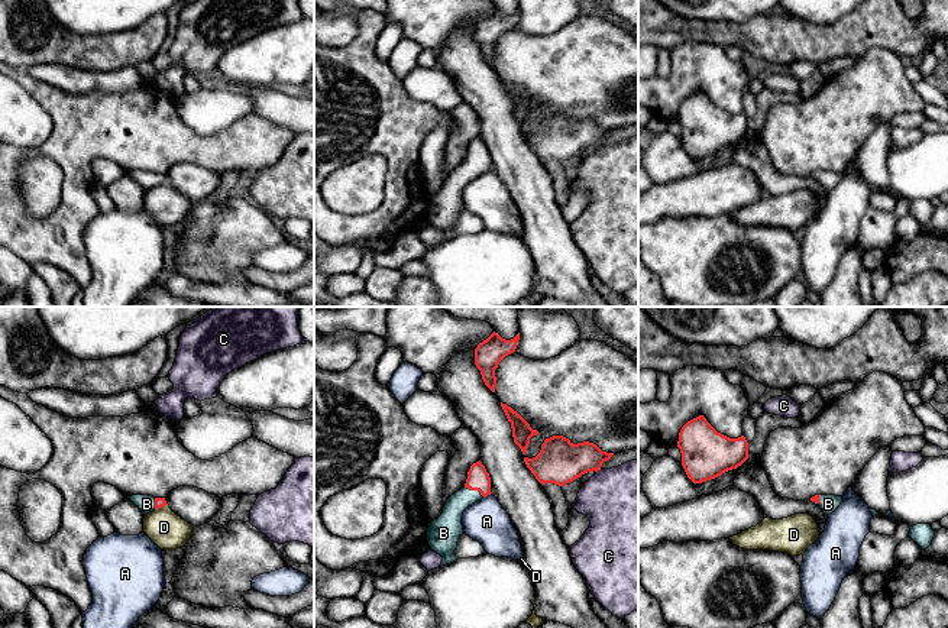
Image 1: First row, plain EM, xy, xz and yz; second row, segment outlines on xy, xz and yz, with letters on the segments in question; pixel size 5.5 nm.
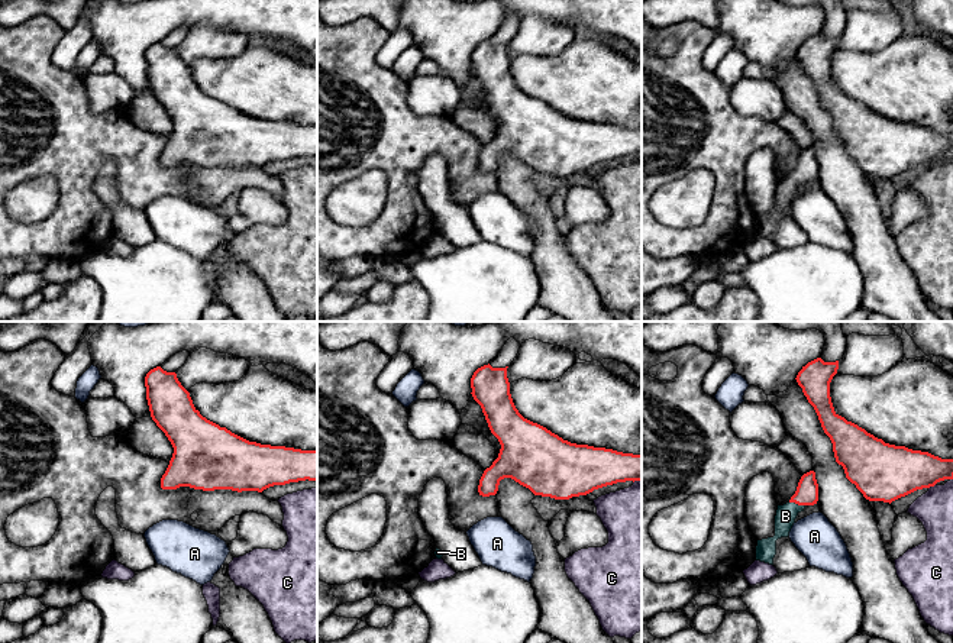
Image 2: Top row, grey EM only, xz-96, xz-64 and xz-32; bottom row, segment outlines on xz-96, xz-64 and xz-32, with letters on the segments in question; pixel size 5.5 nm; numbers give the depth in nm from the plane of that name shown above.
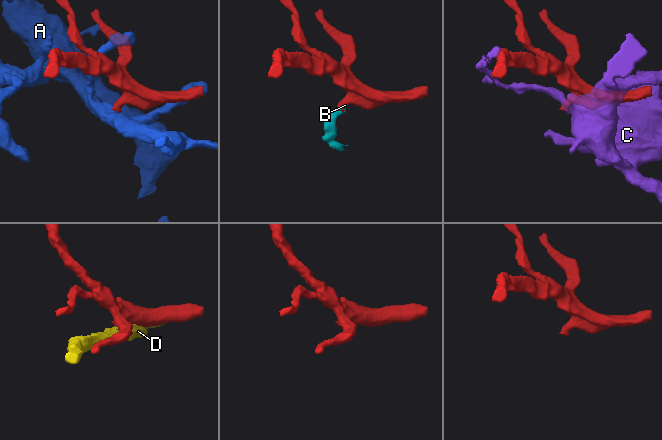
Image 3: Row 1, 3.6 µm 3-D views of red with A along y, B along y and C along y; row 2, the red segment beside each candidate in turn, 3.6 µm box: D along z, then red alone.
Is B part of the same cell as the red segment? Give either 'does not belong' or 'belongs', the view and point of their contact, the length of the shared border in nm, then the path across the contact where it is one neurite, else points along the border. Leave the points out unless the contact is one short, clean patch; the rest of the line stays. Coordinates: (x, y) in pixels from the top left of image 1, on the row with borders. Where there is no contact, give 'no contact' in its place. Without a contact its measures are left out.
belongs | xz (475, 489) | 130 nm | across xz (478, 479), (475, 489), (452, 512), (449, 525)

